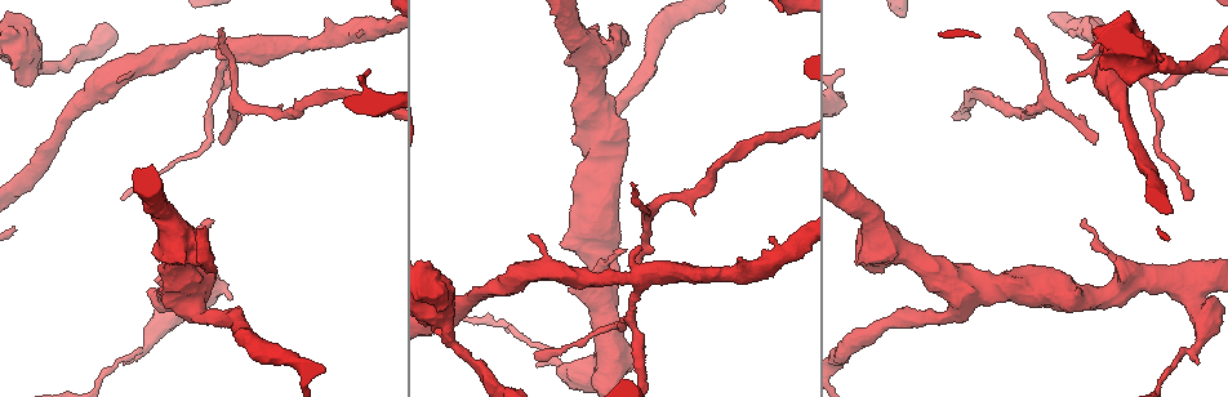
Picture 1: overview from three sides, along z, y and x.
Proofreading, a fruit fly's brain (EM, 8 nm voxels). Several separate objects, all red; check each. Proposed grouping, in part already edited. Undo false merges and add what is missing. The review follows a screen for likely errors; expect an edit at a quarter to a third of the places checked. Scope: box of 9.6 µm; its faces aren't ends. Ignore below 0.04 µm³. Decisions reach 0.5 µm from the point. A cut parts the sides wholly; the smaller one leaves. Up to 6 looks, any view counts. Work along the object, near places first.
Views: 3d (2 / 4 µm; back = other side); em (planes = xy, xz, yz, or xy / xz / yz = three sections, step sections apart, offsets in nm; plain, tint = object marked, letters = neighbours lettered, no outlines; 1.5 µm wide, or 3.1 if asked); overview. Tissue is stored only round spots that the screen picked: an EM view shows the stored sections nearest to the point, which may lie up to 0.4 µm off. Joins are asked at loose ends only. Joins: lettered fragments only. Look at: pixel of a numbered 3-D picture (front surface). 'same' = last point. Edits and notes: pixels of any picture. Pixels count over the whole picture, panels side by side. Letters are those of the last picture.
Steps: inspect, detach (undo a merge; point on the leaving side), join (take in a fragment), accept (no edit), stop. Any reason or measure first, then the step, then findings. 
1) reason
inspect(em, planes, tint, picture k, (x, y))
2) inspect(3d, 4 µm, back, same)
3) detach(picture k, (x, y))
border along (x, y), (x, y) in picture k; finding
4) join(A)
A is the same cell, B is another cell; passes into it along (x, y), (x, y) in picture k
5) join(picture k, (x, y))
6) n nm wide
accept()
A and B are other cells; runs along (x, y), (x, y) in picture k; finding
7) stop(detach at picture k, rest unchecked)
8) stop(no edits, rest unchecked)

thick turns thin
inspect(em, xz, step 8, tint, picture 1, (1171, 66))

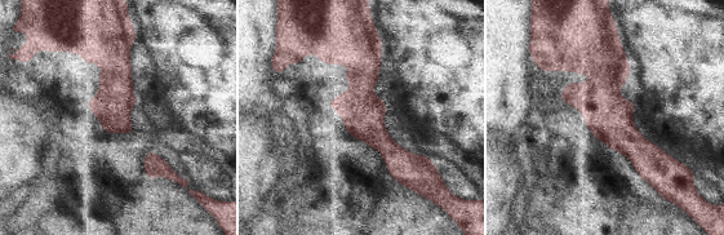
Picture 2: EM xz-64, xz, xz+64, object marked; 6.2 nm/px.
another direction
inspect(em, planes, tint, same)

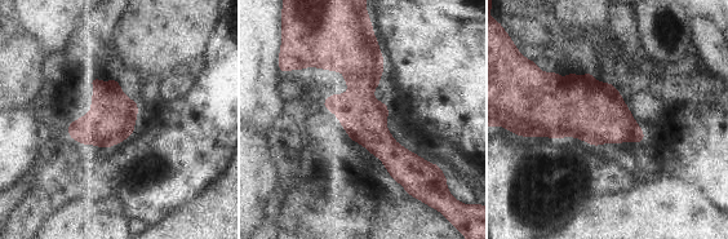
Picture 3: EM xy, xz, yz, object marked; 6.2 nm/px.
what lies round it
inspect(em, planes, letters, same)

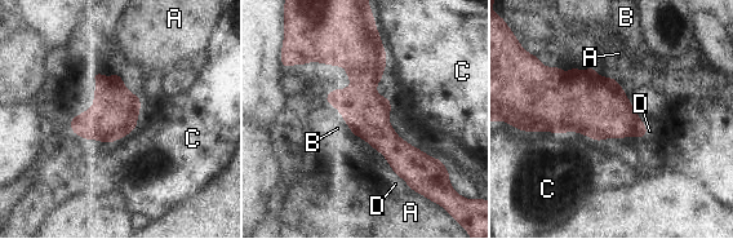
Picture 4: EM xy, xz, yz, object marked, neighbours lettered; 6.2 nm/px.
accept()
A, B, C and D are other cells; border along (331, 103), (352, 133) in picture 4; all the same cell

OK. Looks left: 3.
an open end
inspect(3d, 2 µm, picture 1, (536, 364))

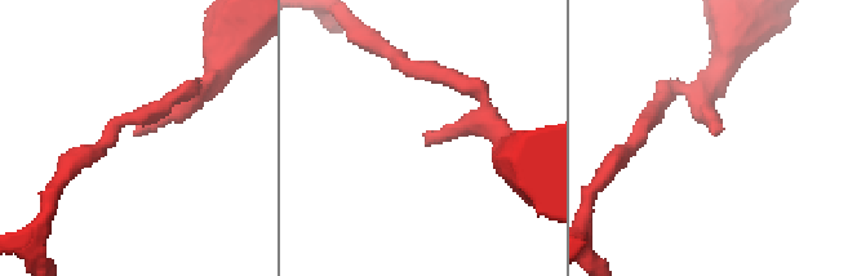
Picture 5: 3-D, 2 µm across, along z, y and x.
shape alone is not enough
inspect(em, planes, letters, picture 5, (427, 143))

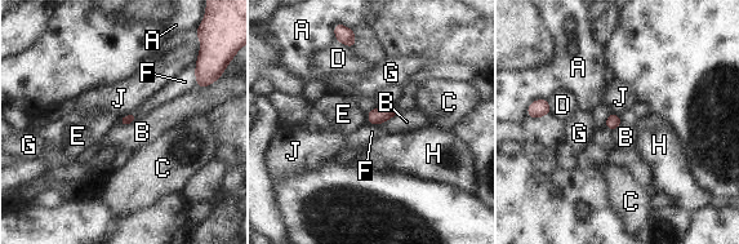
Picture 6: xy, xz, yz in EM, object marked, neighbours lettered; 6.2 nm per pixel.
accept()
A, B, C, D, E, F, G, H and J are other cells; border along (138, 119), (127, 124), (119, 124) in picture 6; no lettered fragment goes on from it

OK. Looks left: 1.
branch stops here
inspect(em, planes, letters, picture 1, (632, 186))

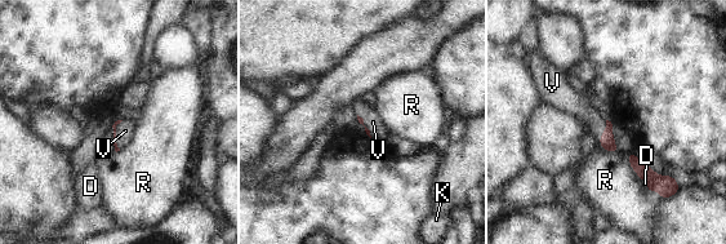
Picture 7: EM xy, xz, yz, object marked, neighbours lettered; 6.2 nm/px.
join(V)
V is the same cell, D, K and R are other cells; passes into it along (116, 149), (115, 134), (125, 131) in picture 7; it goes on there

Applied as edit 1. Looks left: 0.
stop(join at picture 7, rest unchecked)

